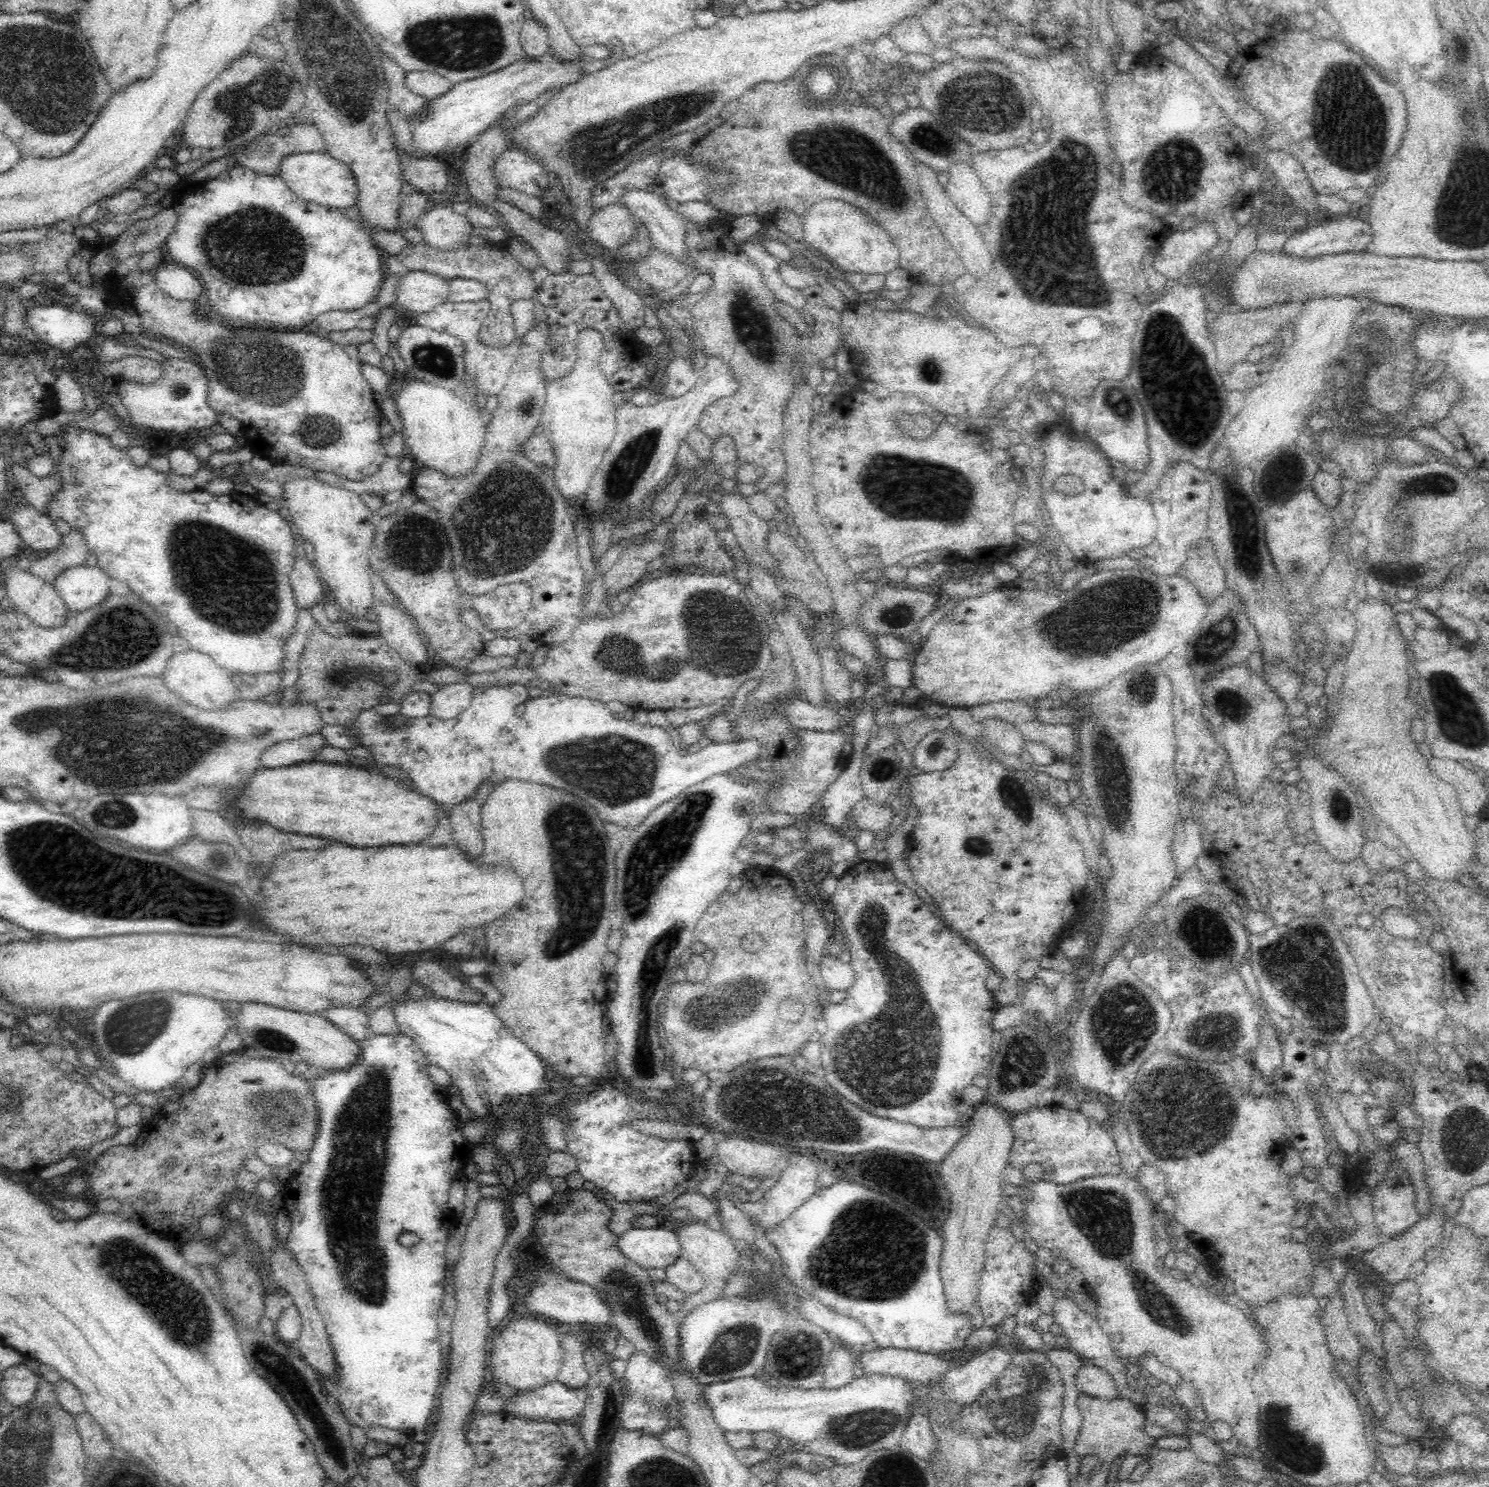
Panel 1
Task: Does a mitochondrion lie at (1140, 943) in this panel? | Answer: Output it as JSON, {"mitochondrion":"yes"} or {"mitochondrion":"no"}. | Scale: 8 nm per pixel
{"mitochondrion":"no"}

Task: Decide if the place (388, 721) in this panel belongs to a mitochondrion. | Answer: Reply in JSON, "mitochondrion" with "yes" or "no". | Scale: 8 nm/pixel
{"mitochondrion":"no"}

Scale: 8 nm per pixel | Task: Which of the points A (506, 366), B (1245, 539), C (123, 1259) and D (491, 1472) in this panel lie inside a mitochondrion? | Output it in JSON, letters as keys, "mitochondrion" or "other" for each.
{"A":"other","B":"mitochondrion","C":"mitochondrion","D":"other"}

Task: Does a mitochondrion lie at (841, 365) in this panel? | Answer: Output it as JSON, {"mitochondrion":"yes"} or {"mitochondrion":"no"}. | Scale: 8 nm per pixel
{"mitochondrion":"no"}

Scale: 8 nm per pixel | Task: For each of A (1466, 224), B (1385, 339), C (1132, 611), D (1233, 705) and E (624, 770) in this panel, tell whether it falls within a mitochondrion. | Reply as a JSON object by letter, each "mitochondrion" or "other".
{"A":"mitochondrion","B":"mitochondrion","C":"mitochondrion","D":"mitochondrion","E":"mitochondrion"}

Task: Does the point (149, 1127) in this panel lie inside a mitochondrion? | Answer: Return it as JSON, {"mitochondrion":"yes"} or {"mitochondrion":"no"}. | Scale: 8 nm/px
{"mitochondrion":"no"}

